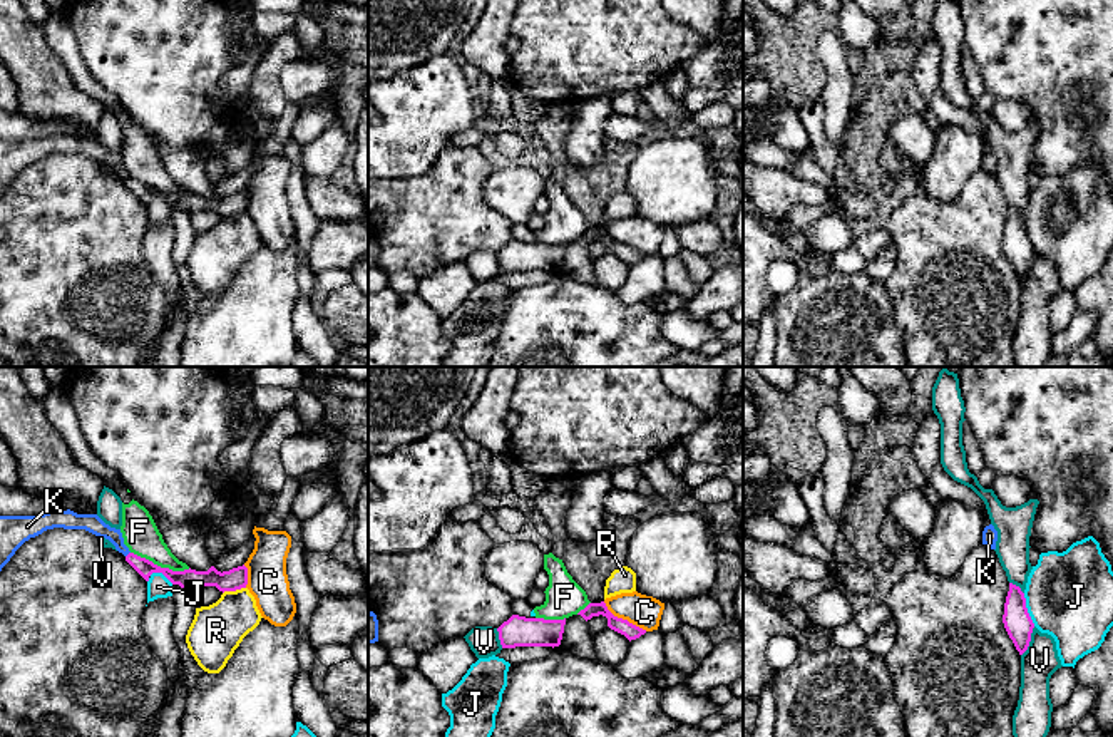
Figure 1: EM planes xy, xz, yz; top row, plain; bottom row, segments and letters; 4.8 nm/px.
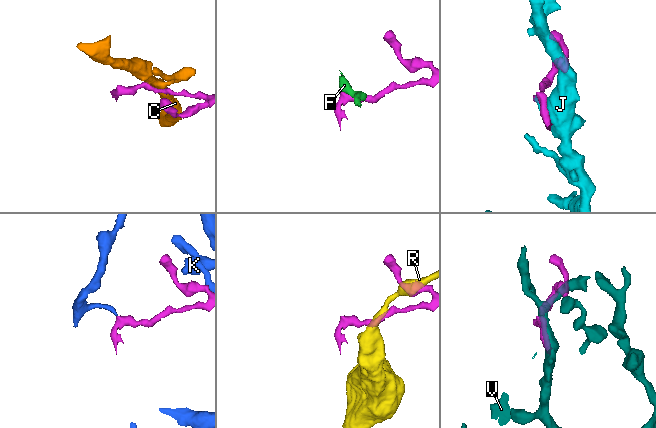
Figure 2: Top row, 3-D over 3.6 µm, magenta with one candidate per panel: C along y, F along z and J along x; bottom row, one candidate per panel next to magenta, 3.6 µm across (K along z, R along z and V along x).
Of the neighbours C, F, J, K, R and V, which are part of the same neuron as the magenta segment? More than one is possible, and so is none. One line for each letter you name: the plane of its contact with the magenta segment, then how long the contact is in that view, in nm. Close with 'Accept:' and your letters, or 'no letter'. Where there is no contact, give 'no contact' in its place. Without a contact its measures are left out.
Accept: no letter

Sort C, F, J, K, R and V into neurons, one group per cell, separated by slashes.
C / F / J / K / R / V

